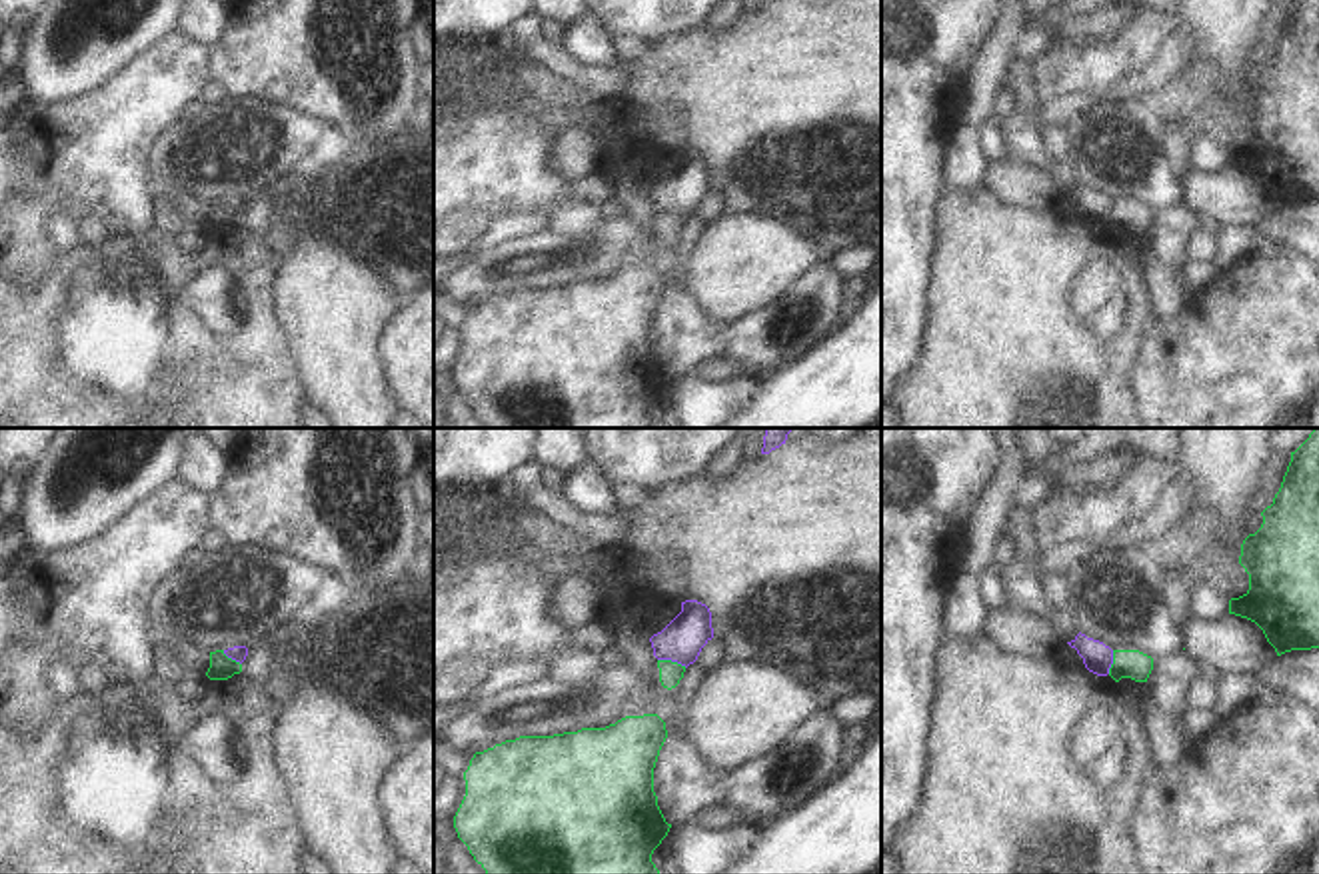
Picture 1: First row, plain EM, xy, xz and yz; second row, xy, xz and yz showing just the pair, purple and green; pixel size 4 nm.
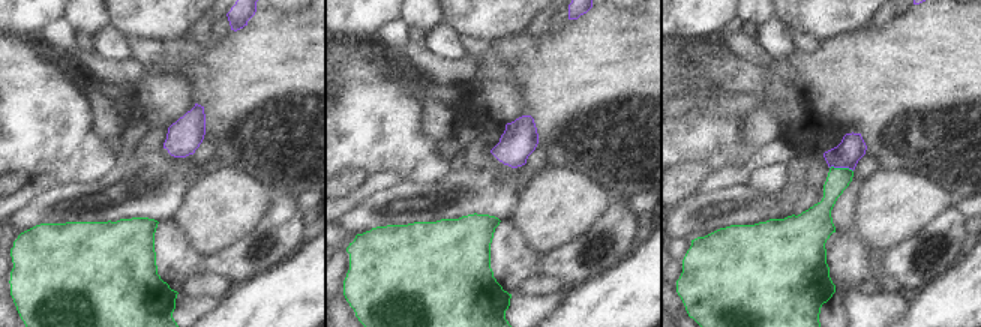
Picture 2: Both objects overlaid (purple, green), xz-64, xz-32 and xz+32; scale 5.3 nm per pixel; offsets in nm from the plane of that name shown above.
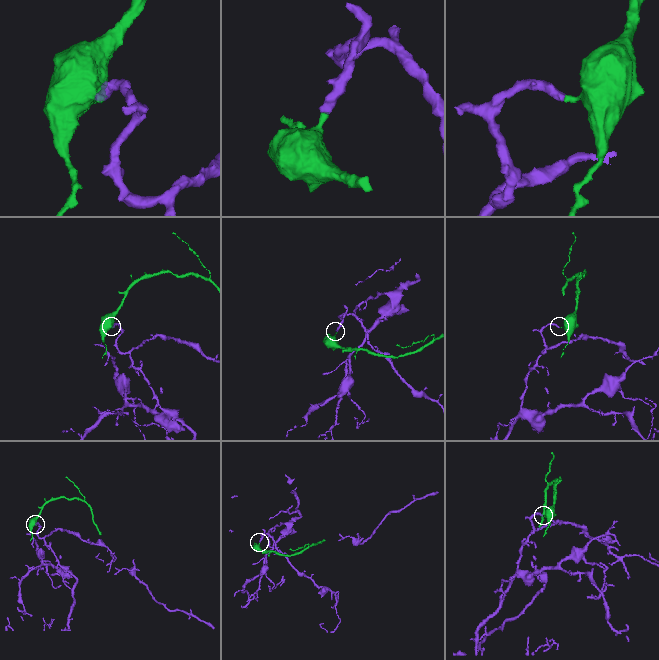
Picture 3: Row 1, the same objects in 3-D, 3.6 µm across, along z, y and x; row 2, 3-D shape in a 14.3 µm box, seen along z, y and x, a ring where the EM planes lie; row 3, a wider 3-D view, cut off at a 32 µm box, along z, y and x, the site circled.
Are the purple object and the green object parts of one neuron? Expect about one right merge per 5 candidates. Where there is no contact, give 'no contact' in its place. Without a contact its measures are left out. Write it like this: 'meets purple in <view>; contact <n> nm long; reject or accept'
meets purple in xz; contact 120 nm long; reject

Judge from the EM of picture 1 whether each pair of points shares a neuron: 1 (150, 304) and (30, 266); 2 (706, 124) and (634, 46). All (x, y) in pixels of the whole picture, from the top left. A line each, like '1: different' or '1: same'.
1: different
2: different

